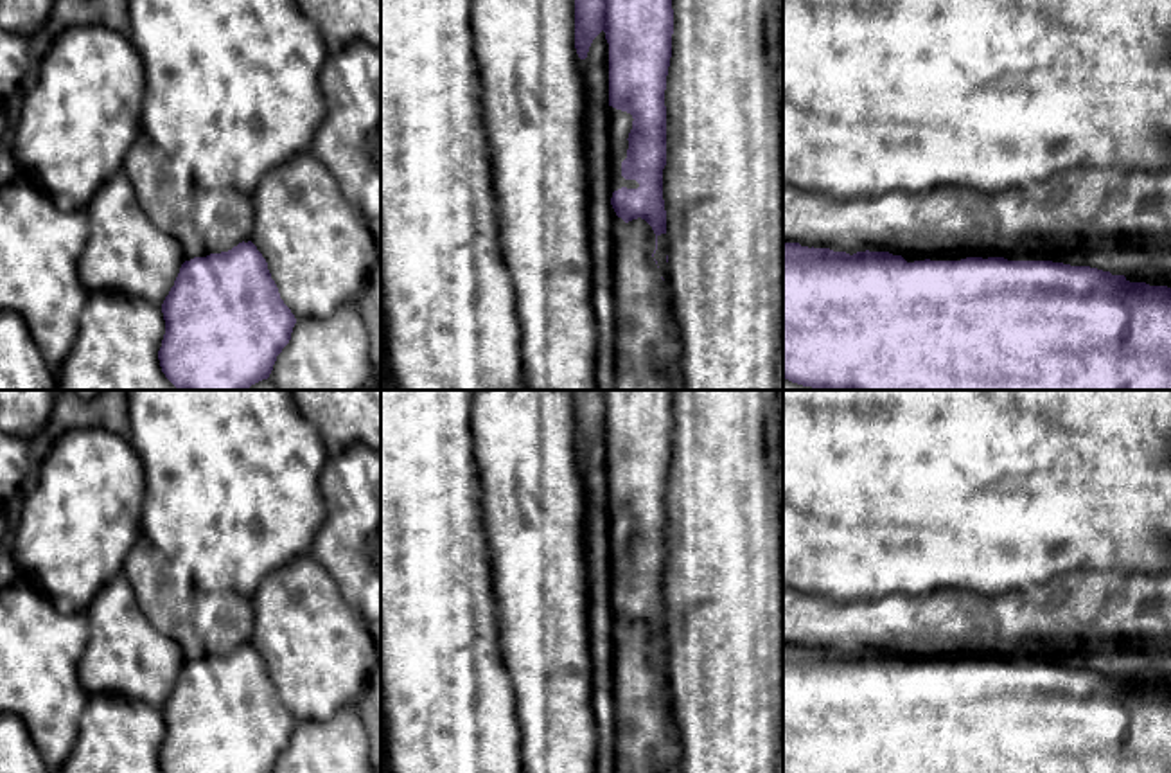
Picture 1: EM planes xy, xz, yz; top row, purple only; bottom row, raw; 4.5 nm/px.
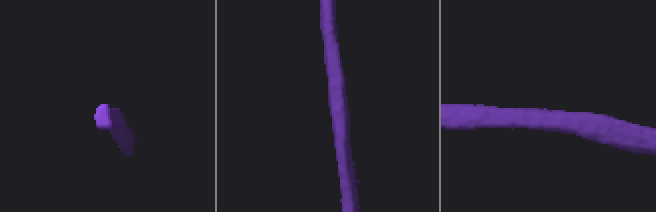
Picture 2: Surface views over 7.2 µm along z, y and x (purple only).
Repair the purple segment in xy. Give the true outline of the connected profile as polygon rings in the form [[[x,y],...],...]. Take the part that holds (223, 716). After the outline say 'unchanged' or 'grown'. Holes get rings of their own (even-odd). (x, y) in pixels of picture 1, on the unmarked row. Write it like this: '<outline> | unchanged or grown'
[[[251,644],[185,663],[162,715],[162,773],[273,773],[296,726]]] | unchanged

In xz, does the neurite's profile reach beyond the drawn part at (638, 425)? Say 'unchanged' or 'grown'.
unchanged

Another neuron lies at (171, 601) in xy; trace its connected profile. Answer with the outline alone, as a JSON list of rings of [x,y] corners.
[[[144,534],[128,552],[122,573],[149,622],[180,642],[185,663],[228,654],[250,644],[255,626],[251,599],[201,591]]]

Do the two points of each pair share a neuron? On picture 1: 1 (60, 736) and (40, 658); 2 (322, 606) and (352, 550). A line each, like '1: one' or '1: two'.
1: one
2: two

